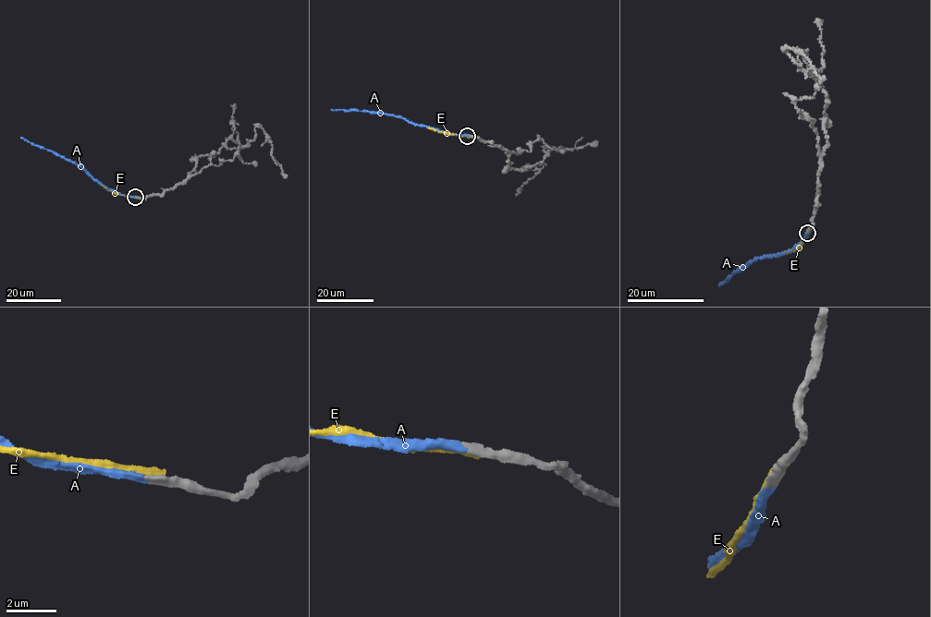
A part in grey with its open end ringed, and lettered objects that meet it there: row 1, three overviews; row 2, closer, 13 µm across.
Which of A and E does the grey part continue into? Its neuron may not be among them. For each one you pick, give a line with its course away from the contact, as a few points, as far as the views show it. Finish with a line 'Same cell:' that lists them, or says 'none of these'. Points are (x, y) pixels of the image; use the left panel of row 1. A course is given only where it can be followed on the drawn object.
A: it runs (135, 198), (108, 189), (79, 165), (20, 138)
Same cell: A

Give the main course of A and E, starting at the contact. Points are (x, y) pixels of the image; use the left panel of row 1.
A: (135, 198), (108, 189), (79, 165), (20, 138)
E: (135, 197), (118, 194), (99, 183)

